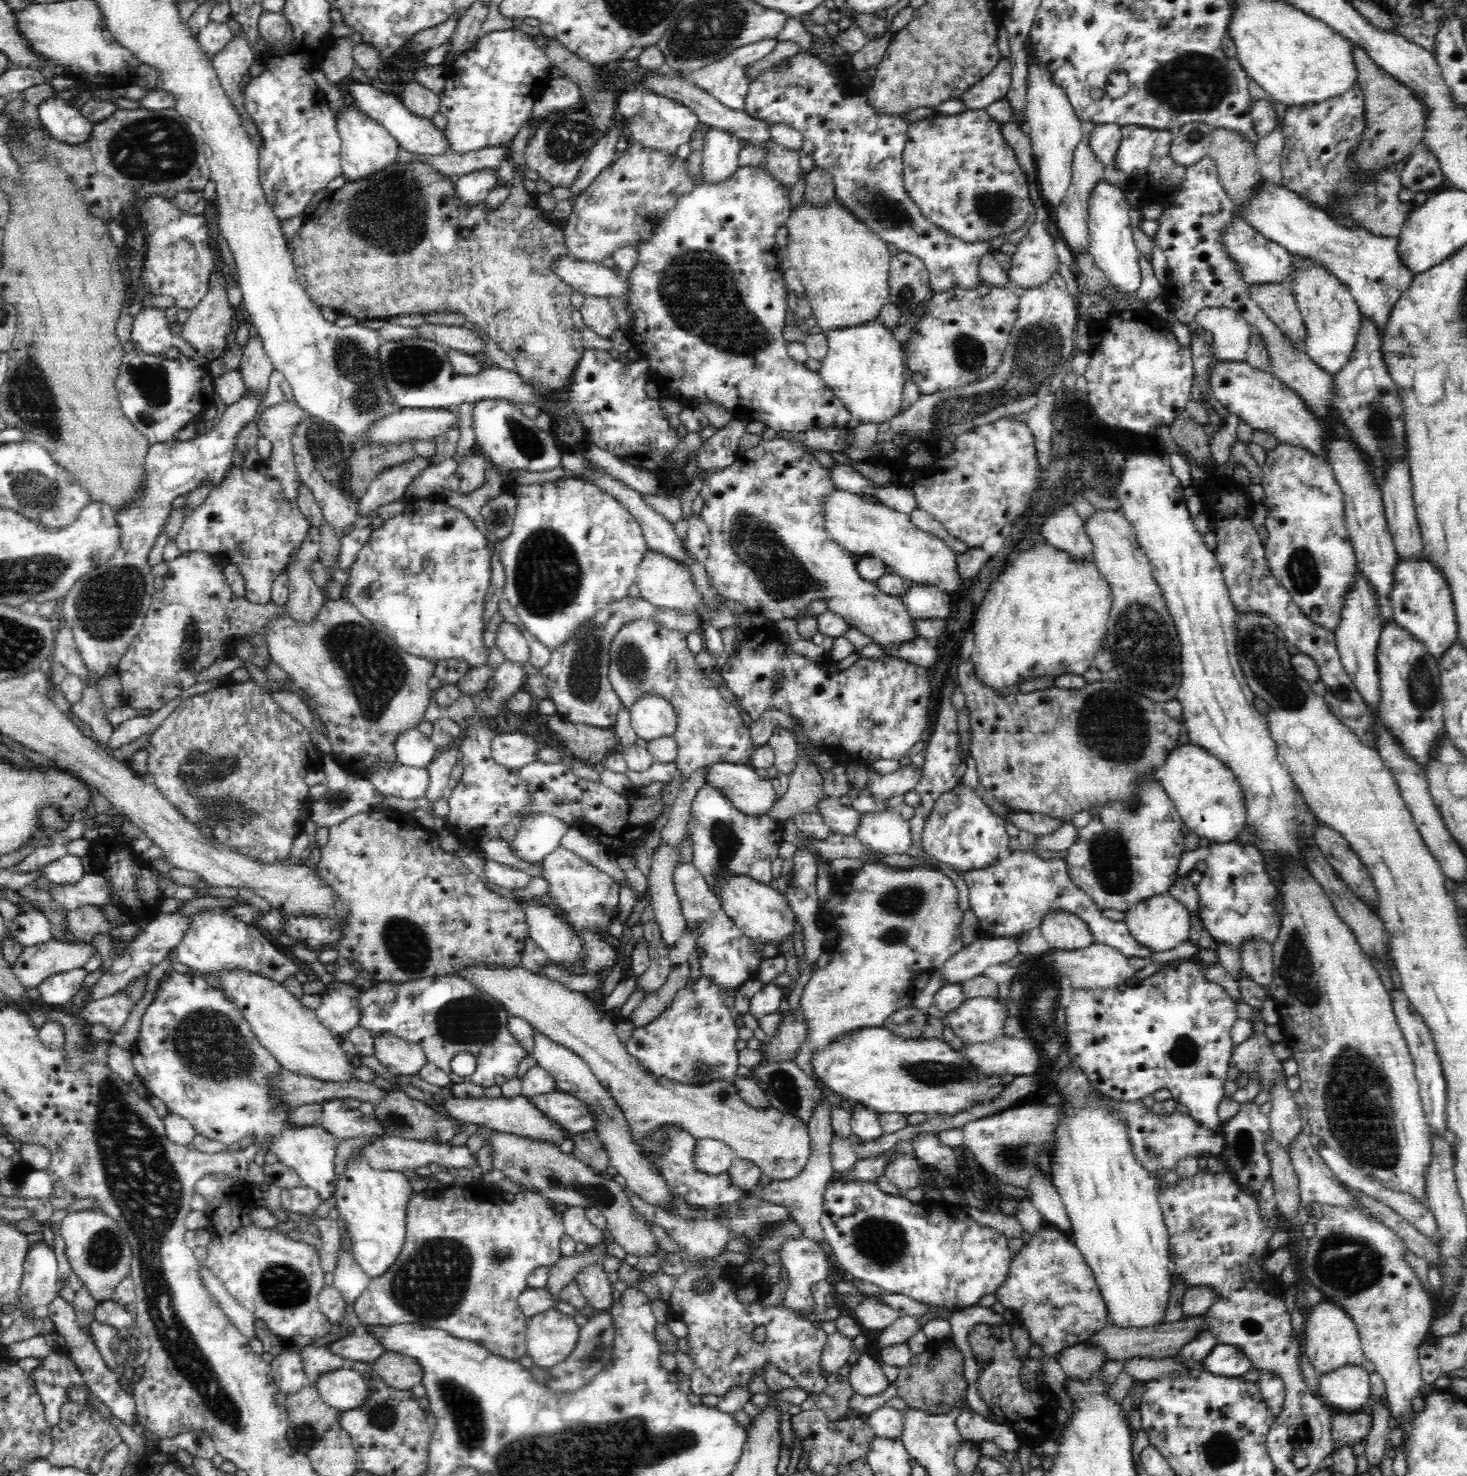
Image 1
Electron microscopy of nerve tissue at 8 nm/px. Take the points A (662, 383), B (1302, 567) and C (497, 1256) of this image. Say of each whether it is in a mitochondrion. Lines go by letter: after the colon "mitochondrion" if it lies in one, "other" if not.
A: other
B: mitochondrion
C: mitochondrion

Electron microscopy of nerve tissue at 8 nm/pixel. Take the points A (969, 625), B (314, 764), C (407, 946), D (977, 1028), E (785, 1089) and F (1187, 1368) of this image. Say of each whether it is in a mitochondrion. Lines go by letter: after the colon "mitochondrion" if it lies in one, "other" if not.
A: other
B: other
C: mitochondrion
D: other
E: mitochondrion
F: other

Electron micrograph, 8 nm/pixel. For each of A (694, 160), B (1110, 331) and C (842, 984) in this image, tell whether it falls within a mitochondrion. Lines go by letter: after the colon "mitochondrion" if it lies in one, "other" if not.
A: other
B: other
C: other

